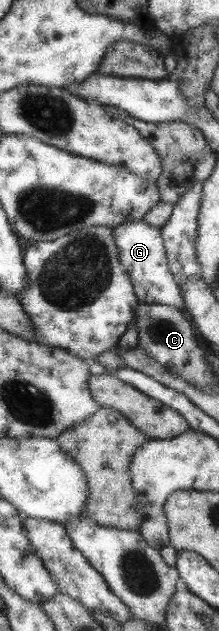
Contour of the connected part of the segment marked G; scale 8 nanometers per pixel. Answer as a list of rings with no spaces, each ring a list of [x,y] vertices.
[[[144,220],[123,222],[112,230],[114,243],[119,249],[120,267],[122,267],[137,301],[144,304],[158,304],[172,308],[182,308],[183,300],[176,278],[166,265],[166,252],[159,228],[148,225]]]

